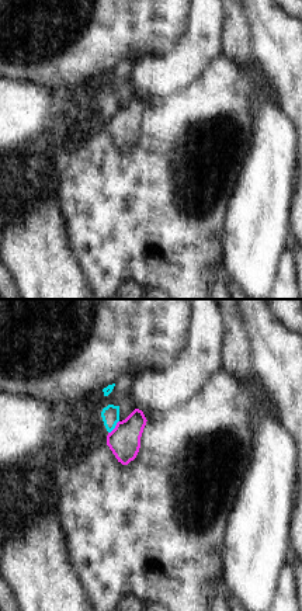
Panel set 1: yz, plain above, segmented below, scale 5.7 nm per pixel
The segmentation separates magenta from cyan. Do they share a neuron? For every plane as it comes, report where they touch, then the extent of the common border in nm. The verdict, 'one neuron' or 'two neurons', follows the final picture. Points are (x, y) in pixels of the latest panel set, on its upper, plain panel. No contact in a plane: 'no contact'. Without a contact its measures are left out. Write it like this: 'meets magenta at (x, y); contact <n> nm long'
meets magenta at (115, 113); contact 100 nm long

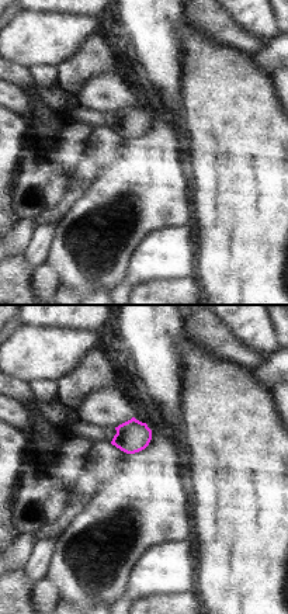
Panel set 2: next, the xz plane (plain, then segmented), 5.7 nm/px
no contact

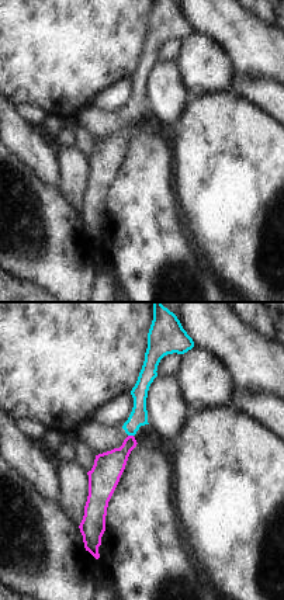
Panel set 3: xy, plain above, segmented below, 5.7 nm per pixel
meets magenta at (131, 121); contact 30 nm long

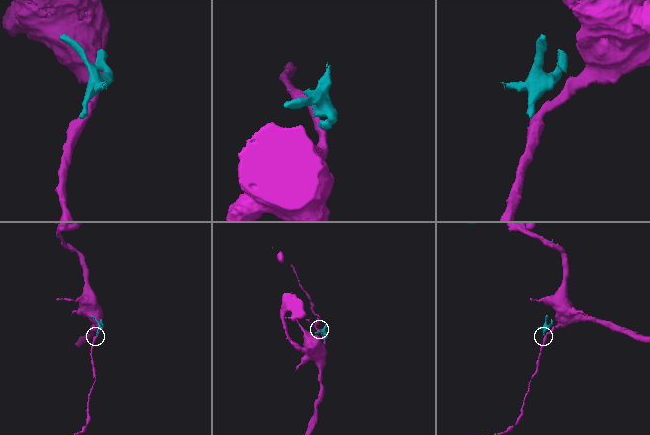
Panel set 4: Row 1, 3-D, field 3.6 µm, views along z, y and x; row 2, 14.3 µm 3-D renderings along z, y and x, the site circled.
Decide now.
two neurons

